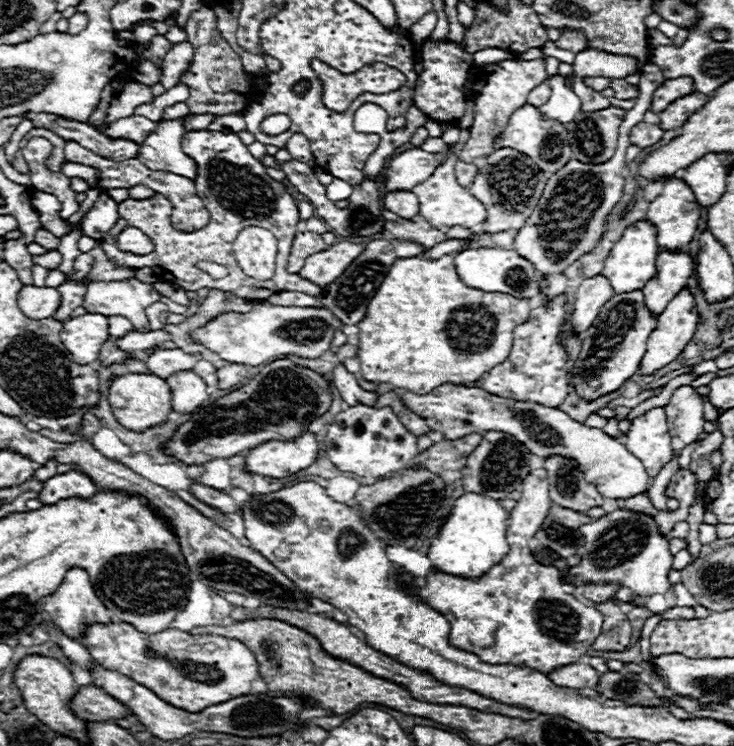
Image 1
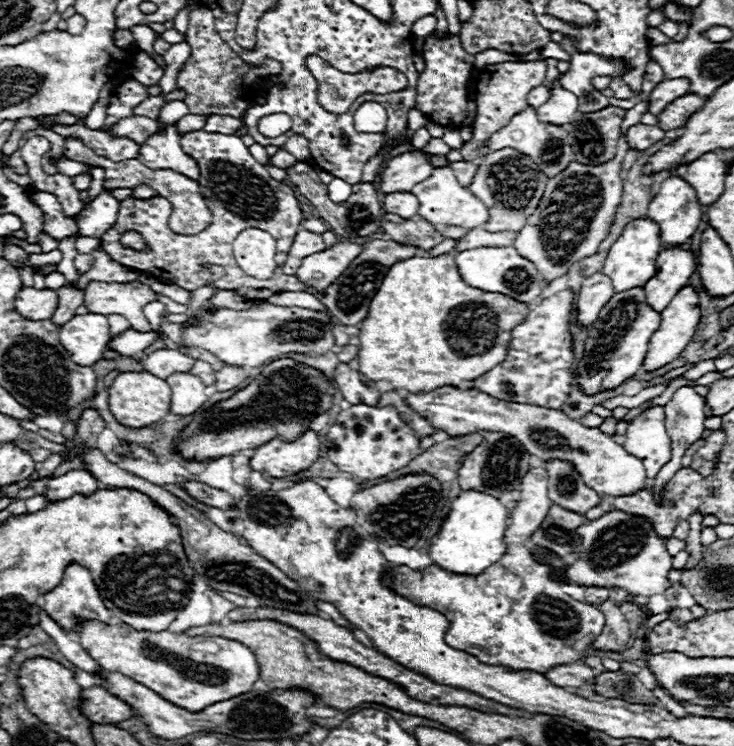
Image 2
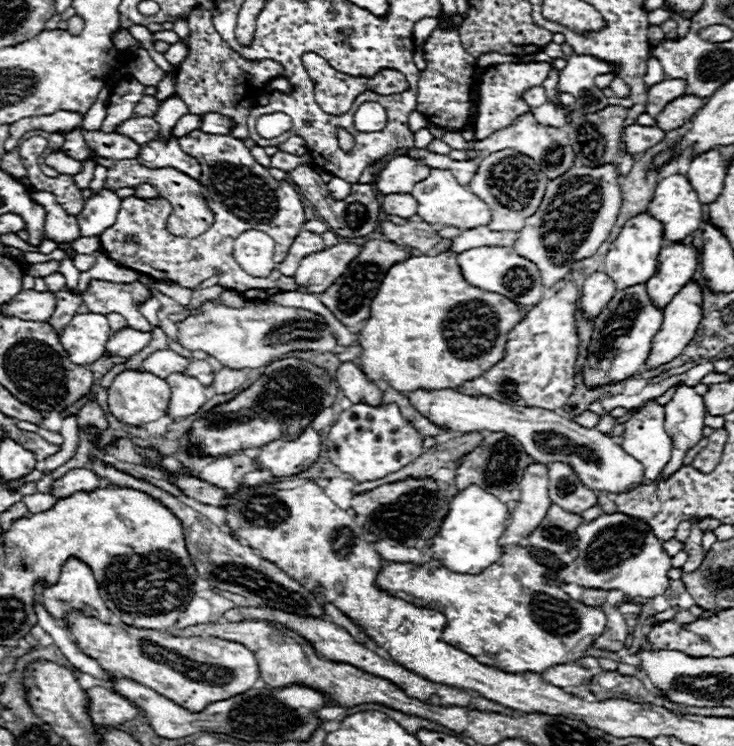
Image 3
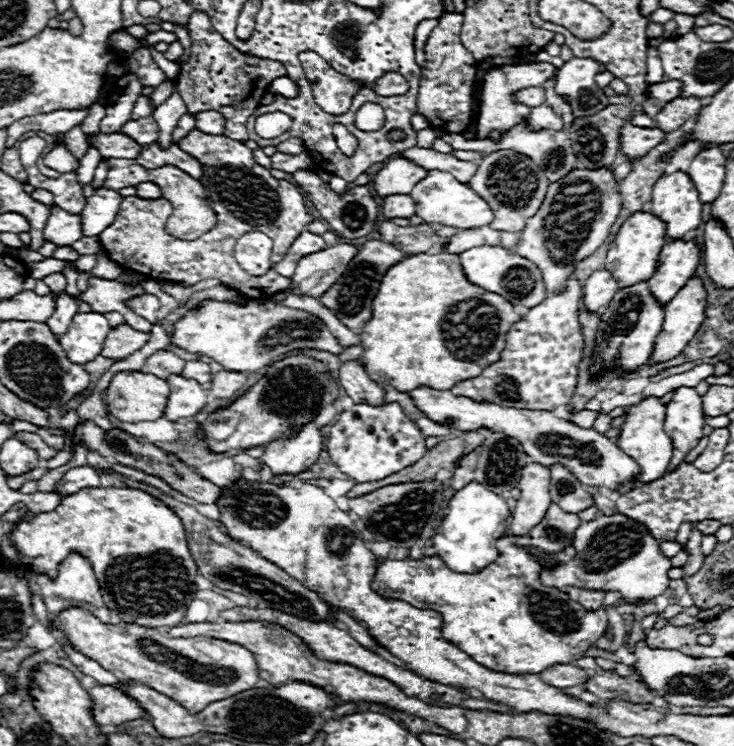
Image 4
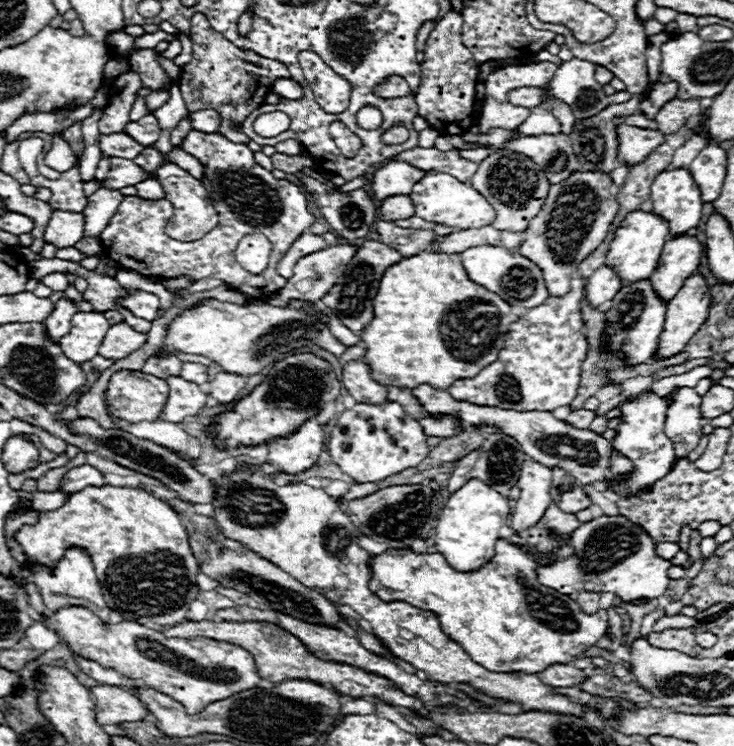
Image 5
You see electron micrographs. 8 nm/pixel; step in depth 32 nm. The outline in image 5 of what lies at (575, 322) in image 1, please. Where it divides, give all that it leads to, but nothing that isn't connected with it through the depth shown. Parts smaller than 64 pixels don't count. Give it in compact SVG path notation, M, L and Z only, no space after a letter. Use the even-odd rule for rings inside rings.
M602 266L586 280L586 300L592 308L598 308L604 302L612 300L620 288L622 288L620 278L616 278L616 274L612 274L612 270Z

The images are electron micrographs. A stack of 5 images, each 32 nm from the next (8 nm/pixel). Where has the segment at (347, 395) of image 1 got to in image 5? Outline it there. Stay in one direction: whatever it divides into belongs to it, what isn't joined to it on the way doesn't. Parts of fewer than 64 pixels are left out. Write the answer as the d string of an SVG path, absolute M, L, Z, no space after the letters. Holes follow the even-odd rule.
M362 360L346 362L342 366L342 386L356 402L386 402L386 386L370 378L368 364Z

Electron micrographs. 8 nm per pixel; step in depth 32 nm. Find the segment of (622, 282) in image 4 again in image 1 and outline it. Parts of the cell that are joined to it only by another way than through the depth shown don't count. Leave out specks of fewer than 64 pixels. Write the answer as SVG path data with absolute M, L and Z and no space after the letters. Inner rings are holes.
M636 222L626 228L622 238L610 250L610 254L604 262L602 276L606 276L610 280L614 294L642 290L648 284L648 280L652 278L652 274L656 274L656 256L658 256L658 246L656 246L654 226L650 222Z

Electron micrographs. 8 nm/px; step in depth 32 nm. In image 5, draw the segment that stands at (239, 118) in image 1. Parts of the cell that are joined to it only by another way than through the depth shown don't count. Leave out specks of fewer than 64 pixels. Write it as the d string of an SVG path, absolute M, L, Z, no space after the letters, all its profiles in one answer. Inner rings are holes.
M202 110L202 112L196 112L196 114L188 114L192 118L192 128L196 130L204 130L204 132L220 132L220 114L216 112L210 112L210 110Z

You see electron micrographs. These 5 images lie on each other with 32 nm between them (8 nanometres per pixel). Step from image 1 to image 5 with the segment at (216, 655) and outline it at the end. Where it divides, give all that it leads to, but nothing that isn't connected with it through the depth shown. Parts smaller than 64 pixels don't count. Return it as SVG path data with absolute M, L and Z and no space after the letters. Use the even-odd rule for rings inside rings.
M78 606L58 610L52 618L46 618L46 626L52 632L58 632L76 654L176 698L184 704L188 714L198 714L204 706L208 706L208 702L216 702L216 698L230 698L232 694L250 690L260 682L252 654L236 644L200 636L188 640L166 638L158 630L150 630L134 622L104 624L90 610Z

